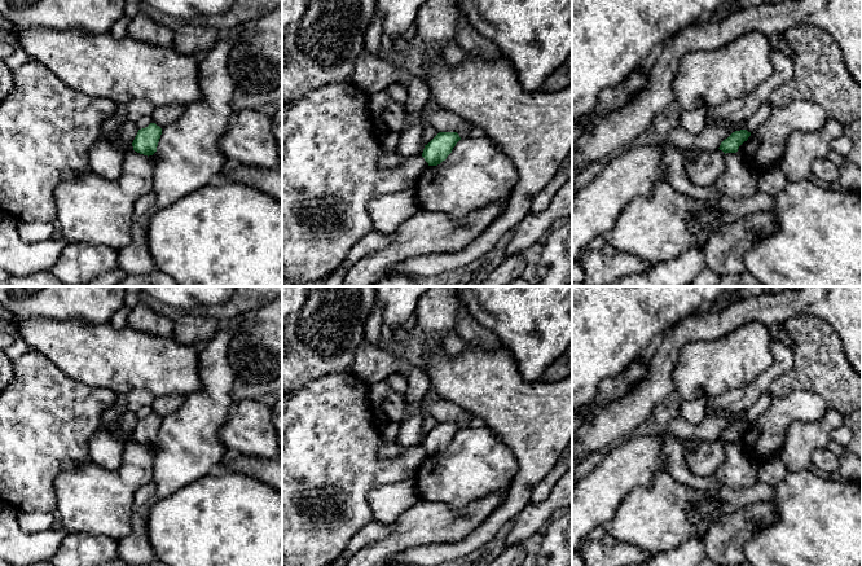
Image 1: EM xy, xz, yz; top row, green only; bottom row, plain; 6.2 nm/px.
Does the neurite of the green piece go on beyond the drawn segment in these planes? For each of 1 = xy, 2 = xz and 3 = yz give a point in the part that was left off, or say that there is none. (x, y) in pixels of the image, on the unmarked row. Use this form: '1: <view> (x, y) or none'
1: none
2: none
3: none

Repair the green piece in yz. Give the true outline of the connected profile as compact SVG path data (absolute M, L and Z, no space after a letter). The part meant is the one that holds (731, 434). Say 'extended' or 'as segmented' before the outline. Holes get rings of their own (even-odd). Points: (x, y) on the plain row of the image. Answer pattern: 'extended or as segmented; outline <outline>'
as segmented; outline M747 420L735 421L721 433L718 439L722 440L725 444L736 443L739 436L744 431L747 431L749 426L751 426L751 422L748 422Z

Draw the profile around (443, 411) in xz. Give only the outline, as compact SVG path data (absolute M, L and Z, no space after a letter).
M443 399L430 405L430 413L437 422L457 422L461 430L469 427L474 418L471 412Z

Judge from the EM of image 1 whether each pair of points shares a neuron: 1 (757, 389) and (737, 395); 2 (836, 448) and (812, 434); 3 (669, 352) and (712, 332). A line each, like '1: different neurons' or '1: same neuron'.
1: same neuron
2: different neurons
3: same neuron

